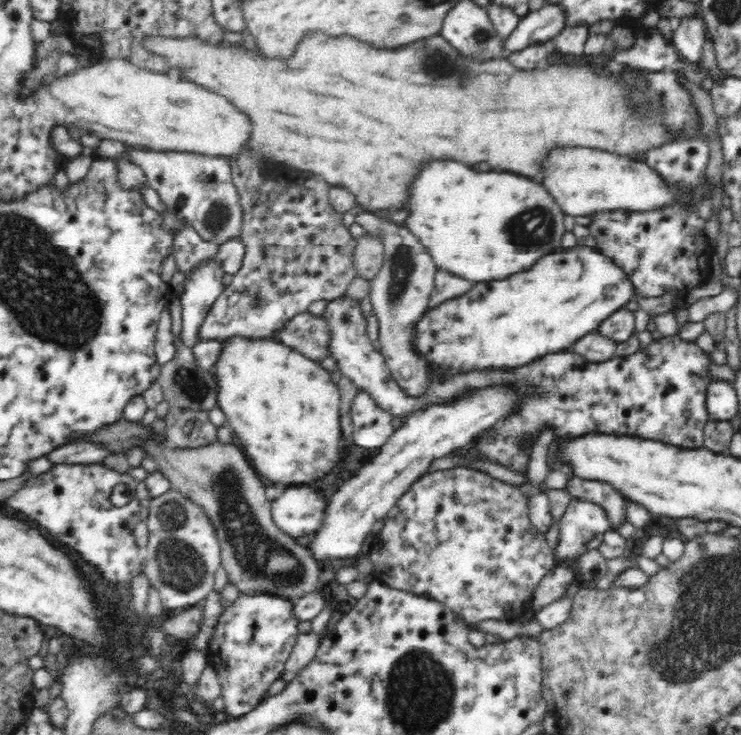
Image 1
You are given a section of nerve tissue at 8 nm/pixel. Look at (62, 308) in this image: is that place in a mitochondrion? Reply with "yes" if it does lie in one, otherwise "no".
yes

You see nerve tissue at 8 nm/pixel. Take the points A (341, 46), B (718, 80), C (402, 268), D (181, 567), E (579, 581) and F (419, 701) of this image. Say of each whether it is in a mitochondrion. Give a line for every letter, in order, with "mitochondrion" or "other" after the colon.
A: other
B: other
C: mitochondrion
D: mitochondrion
E: other
F: mitochondrion

